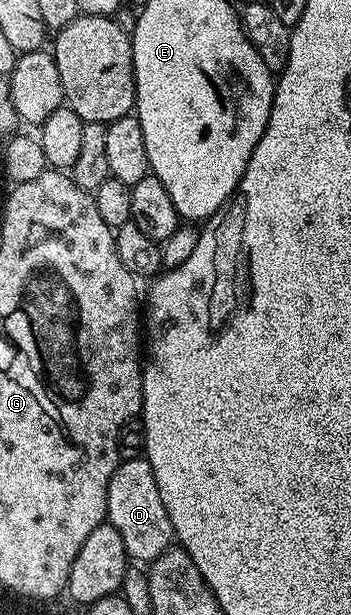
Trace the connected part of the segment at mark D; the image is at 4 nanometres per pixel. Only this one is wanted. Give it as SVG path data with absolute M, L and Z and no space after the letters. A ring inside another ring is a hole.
M146 458L125 460L115 468L113 478L109 478L107 491L107 520L121 534L125 542L128 557L135 562L156 560L165 551L172 540L174 532L169 522L164 503L161 502L157 482L153 478L153 466Z

